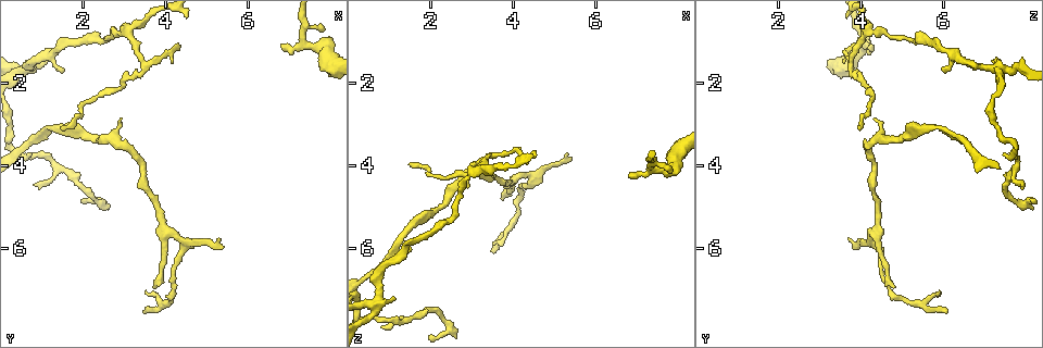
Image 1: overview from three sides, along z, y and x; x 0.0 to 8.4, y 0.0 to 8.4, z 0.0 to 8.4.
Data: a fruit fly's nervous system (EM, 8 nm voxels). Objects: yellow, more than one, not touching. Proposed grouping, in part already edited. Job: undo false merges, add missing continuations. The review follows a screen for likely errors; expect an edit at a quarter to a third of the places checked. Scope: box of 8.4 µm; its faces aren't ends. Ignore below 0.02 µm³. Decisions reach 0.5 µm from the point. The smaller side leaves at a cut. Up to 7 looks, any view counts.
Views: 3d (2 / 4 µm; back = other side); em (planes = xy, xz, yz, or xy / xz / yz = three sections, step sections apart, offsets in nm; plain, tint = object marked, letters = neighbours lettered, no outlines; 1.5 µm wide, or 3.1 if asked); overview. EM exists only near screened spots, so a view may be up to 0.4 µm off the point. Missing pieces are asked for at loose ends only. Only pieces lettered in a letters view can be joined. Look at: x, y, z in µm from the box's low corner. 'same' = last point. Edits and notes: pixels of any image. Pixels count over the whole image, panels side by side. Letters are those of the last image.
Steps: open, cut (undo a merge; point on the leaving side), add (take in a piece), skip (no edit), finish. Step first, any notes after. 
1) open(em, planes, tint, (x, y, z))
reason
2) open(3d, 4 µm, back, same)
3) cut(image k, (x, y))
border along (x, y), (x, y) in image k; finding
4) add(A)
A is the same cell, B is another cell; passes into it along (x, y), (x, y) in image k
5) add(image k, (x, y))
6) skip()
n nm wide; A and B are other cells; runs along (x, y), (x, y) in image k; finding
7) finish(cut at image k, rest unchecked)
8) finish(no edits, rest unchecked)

open(3d, 4 µm, (0.70, 1.70, 7.35))
abrupt turn

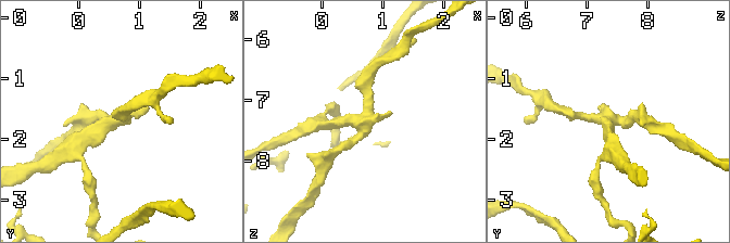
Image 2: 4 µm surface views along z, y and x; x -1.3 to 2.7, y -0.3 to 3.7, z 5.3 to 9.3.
open(em, planes, tint, (0.70, 1.65, 7.35))

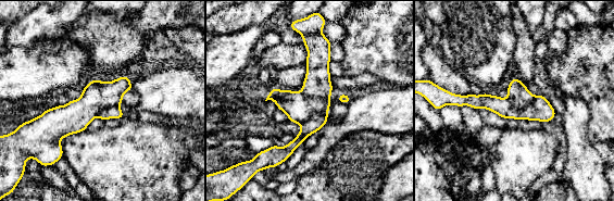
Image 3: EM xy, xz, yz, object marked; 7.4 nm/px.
open(em, planes, letters, same)

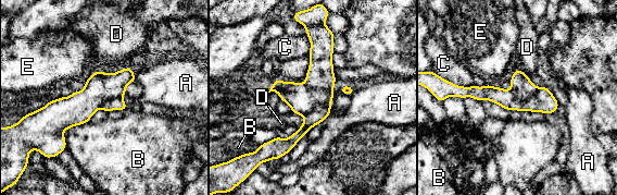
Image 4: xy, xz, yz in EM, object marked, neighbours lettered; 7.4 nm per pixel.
cut(image 4, (521, 86))
A, B, C, D and E are other cells; 3 arms; the part that leaves runs along (131, 74), (75, 110), (41, 112) in image 4; a second neuron is stuck on

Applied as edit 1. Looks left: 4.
open(overview)
redraw

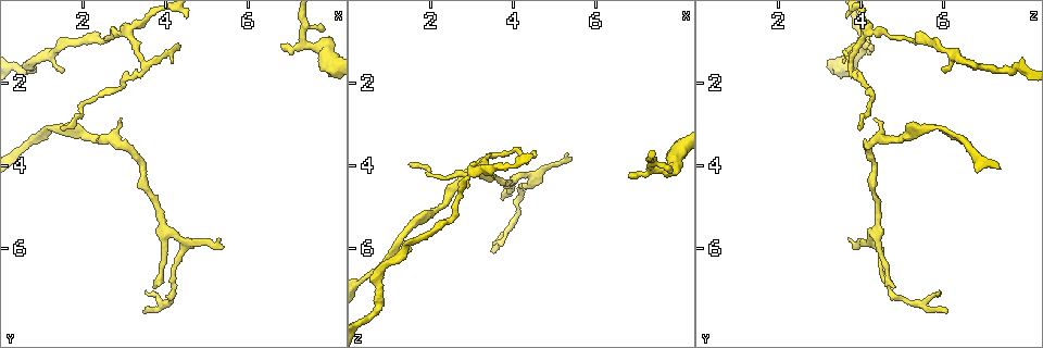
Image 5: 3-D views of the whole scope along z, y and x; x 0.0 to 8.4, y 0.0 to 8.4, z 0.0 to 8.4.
open(em, planes, letters, (6.75, 1.10, 4.30))
free end

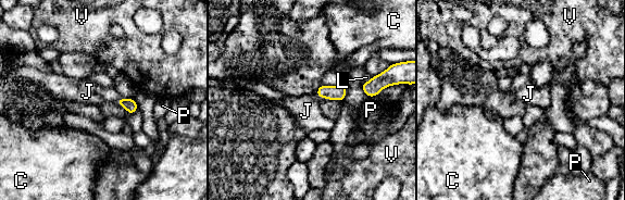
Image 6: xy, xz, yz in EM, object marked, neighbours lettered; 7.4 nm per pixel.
add(J)
J is the same cell, C, L, P and V are other cells; passes into it along (338, 92), (322, 97), (305, 111) in image 6; it goes on there

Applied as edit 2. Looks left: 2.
finish(cut at image 4, add at image 6, rest unchecked)

